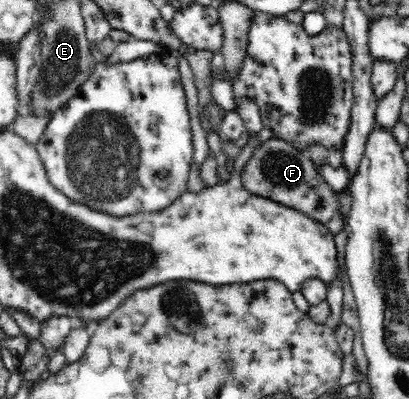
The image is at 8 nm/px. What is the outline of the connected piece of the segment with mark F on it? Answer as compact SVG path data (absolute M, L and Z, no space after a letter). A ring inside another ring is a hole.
M282 139L260 143L243 169L242 183L250 193L292 208L318 224L326 225L337 214L335 192L319 174L310 156Z

